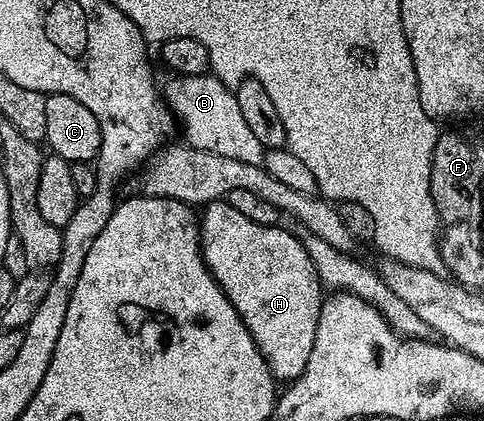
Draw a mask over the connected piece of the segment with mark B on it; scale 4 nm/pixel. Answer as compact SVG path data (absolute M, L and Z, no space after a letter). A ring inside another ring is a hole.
M211 72L205 74L172 76L162 86L161 95L174 116L181 119L186 144L206 152L218 153L221 157L232 158L245 164L262 166L267 150L255 138L238 108L236 95L232 88L224 85Z

